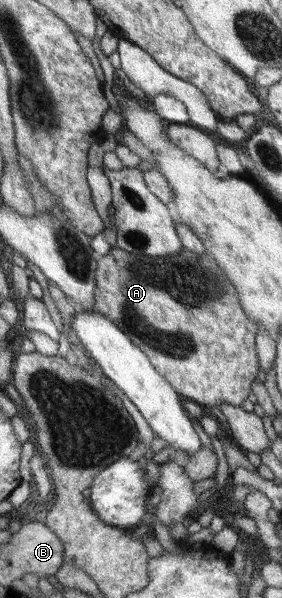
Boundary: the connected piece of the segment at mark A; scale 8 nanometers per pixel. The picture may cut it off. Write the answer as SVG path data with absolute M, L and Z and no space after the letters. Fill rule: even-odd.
M114 246L111 253L99 258L99 269L97 270L97 288L95 291L96 309L95 312L105 314L114 323L128 334L128 337L138 346L147 352L151 362L155 364L156 369L176 388L183 399L190 399L193 402L204 405L220 405L220 403L231 403L240 407L250 393L253 393L253 383L258 379L261 361L259 360L259 351L257 350L257 335L259 325L244 311L243 304L240 303L237 289L229 278L229 275L219 266L218 260L210 252L197 254L186 246L179 253L167 256L149 256L146 254L132 254Z

